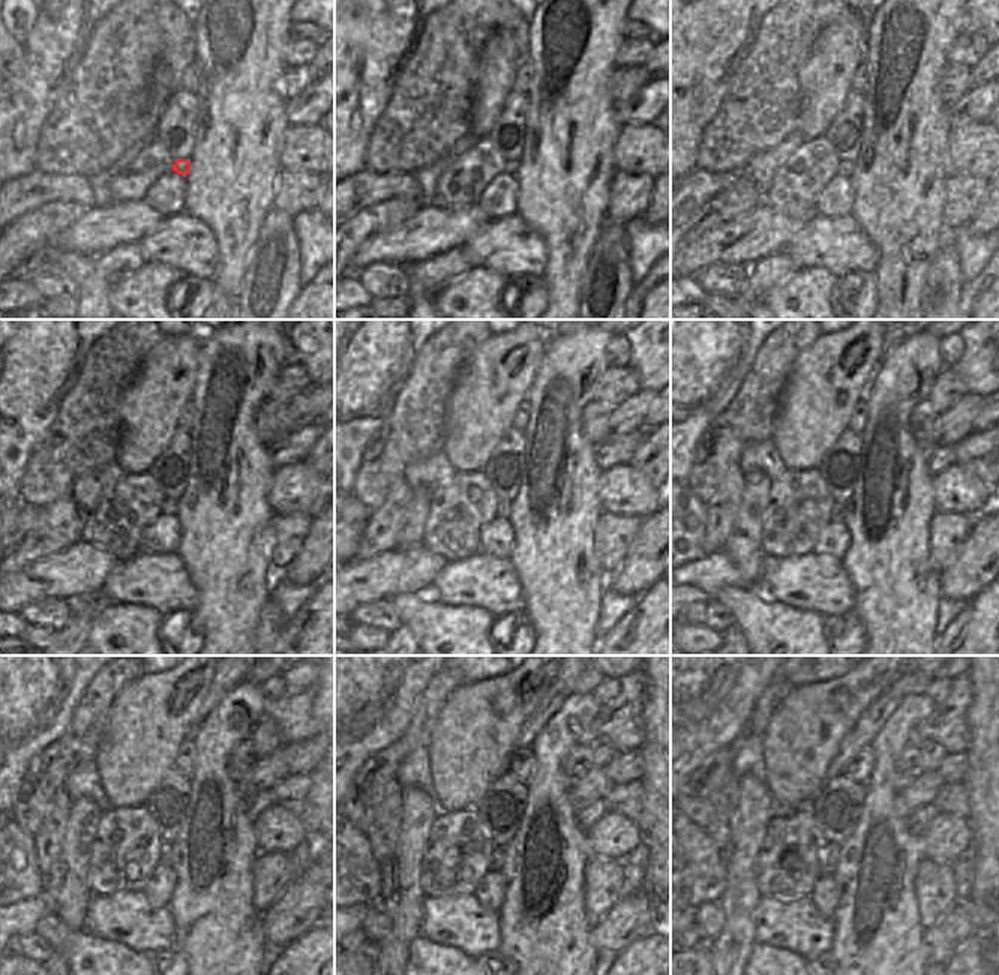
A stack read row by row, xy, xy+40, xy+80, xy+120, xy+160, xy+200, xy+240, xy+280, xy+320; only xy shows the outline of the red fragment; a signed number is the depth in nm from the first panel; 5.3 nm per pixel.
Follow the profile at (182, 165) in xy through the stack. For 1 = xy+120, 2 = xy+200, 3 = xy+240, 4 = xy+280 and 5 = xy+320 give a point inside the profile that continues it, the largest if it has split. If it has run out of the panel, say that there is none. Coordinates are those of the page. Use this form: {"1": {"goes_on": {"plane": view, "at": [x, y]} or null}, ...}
{"1": {"goes_on": {"plane": "xy+120", "at": [170, 506]}}, "2": {"goes_on": {"plane": "xy+200", "at": [837, 509]}}, "3": {"goes_on": {"plane": "xy+240", "at": [165, 855]}}, "4": {"goes_on": {"plane": "xy+280", "at": [497, 857]}}, "5": {"goes_on": {"plane": "xy+320", "at": [830, 855]}}}

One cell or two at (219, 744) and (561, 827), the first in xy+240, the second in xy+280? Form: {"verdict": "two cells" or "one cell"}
{"verdict": "one cell"}

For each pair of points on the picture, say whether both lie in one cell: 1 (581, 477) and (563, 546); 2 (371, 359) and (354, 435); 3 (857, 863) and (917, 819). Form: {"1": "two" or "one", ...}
{"1": "one", "2": "one", "3": "two"}

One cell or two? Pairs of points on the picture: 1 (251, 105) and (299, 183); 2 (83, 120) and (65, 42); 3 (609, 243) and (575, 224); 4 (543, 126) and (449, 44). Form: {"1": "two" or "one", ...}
{"1": "two", "2": "two", "3": "two", "4": "two"}

